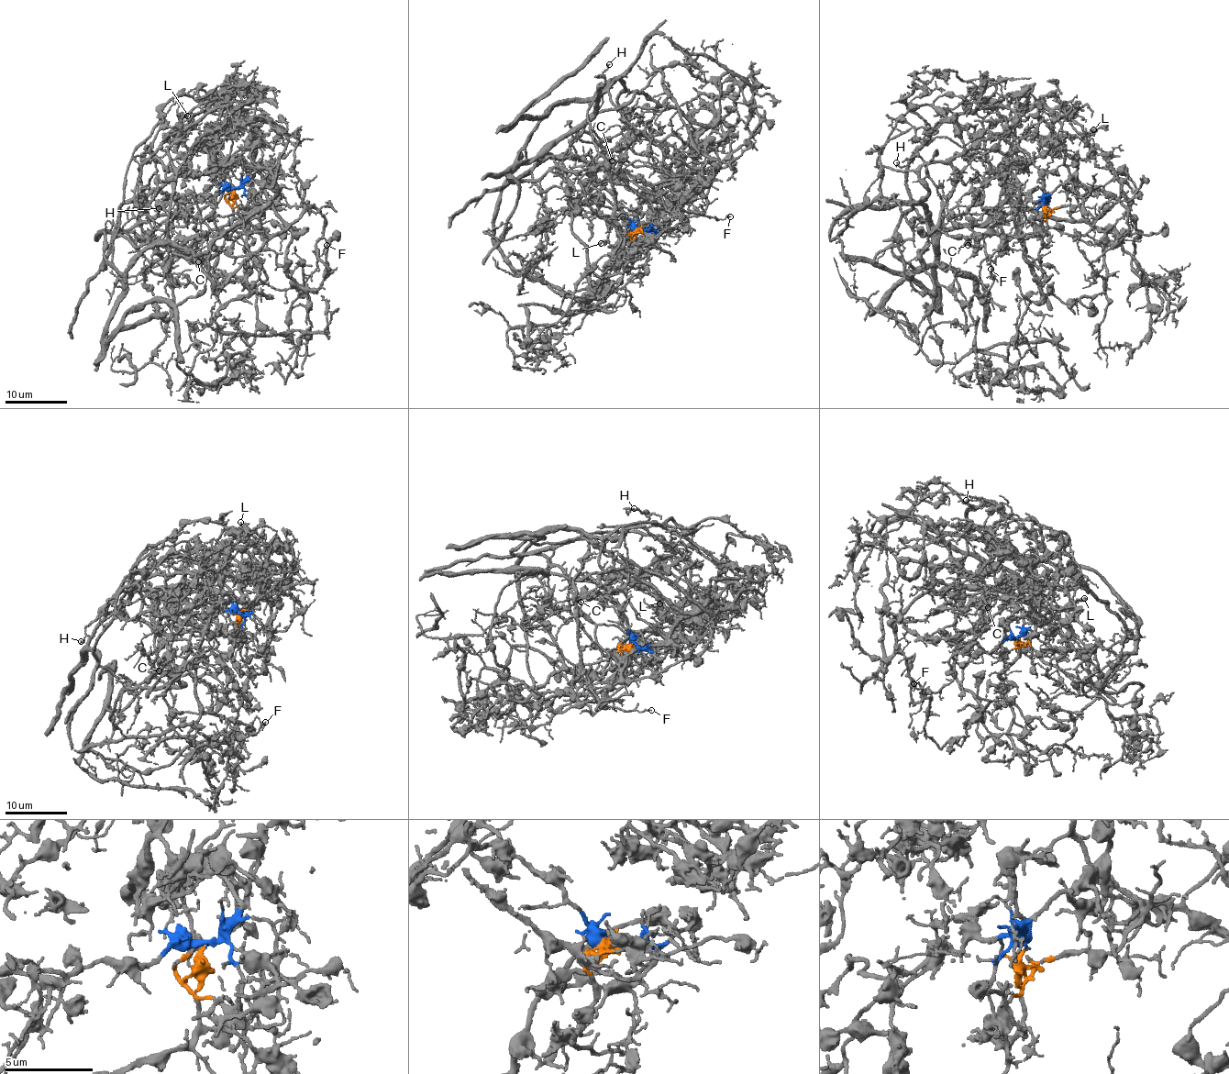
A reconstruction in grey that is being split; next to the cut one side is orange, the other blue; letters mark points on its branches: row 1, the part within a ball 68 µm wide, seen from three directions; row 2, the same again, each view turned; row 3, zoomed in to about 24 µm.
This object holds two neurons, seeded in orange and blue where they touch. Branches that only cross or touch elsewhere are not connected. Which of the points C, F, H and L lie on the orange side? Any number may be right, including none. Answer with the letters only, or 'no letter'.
C, F

